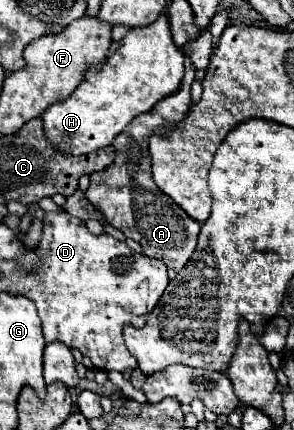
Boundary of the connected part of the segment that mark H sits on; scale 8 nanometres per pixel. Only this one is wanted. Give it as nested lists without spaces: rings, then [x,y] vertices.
[[[166,17],[132,29],[112,49],[102,63],[86,69],[84,81],[68,99],[50,105],[42,113],[44,135],[58,151],[82,155],[108,147],[134,117],[150,111],[160,99],[178,89],[184,75],[184,55],[170,37]]]

